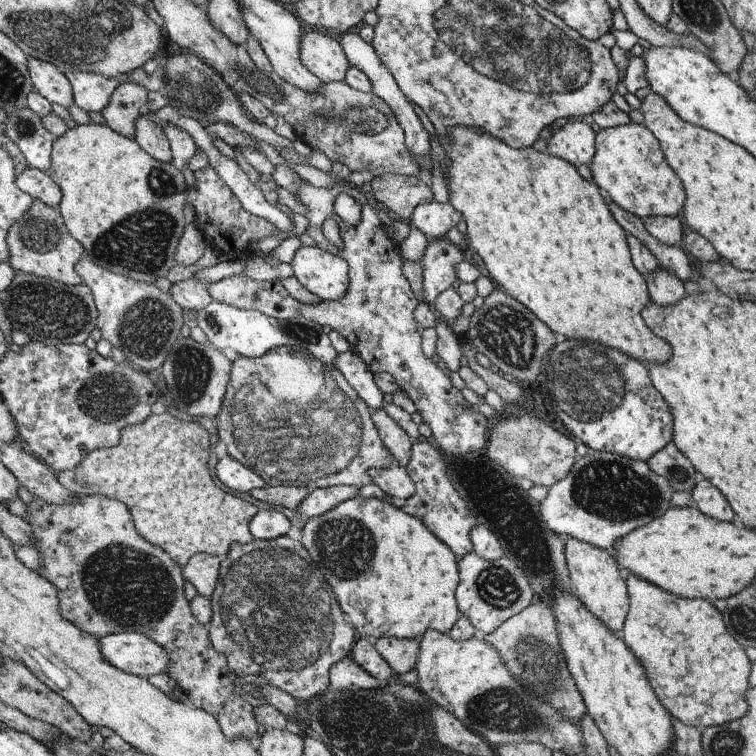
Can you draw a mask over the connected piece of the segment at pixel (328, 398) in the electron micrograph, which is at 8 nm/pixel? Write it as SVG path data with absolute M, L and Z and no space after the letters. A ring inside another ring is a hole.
M278 346L257 358L241 356L232 364L228 385L220 413L214 416L220 441L228 447L231 458L239 458L242 465L251 466L265 485L312 486L311 490L318 486L350 485L360 489L373 482L369 476L372 468L389 468L395 464L380 440L372 410L357 396L334 364L322 364L306 349ZM310 476L322 478L308 486L306 482Z

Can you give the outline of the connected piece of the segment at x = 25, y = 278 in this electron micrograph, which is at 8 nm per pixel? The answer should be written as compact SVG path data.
M17 273L8 289L2 294L2 302L13 330L20 329L32 342L42 344L82 345L97 324L97 309L91 289L80 285L64 285L34 274Z

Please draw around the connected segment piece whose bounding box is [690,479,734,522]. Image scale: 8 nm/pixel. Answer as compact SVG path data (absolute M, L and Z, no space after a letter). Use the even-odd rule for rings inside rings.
M708 479L700 480L690 493L700 512L728 522L734 518L728 500Z

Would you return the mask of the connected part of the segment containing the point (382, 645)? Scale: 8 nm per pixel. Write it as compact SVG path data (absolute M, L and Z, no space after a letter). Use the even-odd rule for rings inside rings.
M381 637L373 641L376 651L392 668L395 675L408 673L415 669L416 662L418 662L418 652L420 652L420 638Z

